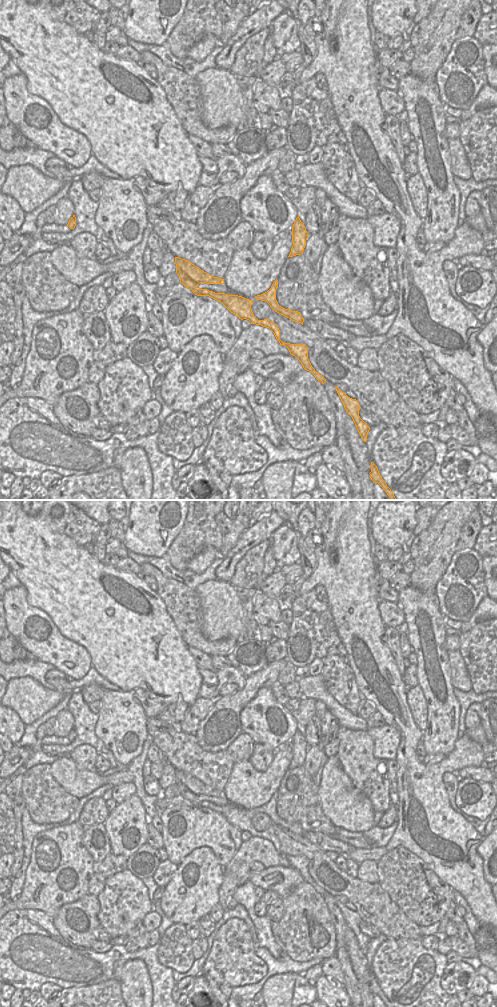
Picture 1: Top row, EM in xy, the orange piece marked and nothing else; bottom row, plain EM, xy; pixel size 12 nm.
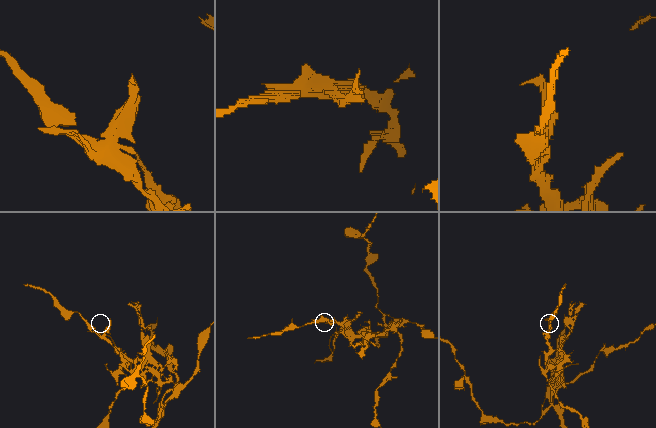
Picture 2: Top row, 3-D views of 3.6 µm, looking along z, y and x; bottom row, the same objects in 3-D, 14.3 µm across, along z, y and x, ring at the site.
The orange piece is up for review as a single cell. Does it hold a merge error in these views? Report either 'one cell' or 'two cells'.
one cell

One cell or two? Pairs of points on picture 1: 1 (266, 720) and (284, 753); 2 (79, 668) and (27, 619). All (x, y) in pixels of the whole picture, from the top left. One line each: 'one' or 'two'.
1: two
2: one

